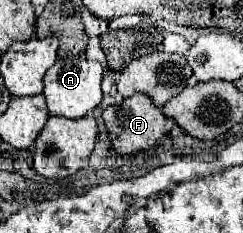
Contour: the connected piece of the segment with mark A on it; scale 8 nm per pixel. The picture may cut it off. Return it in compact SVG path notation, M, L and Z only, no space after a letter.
M84 56L58 58L56 64L44 76L44 96L46 96L50 116L80 118L92 112L102 102L100 82L102 82L100 62L90 62Z

